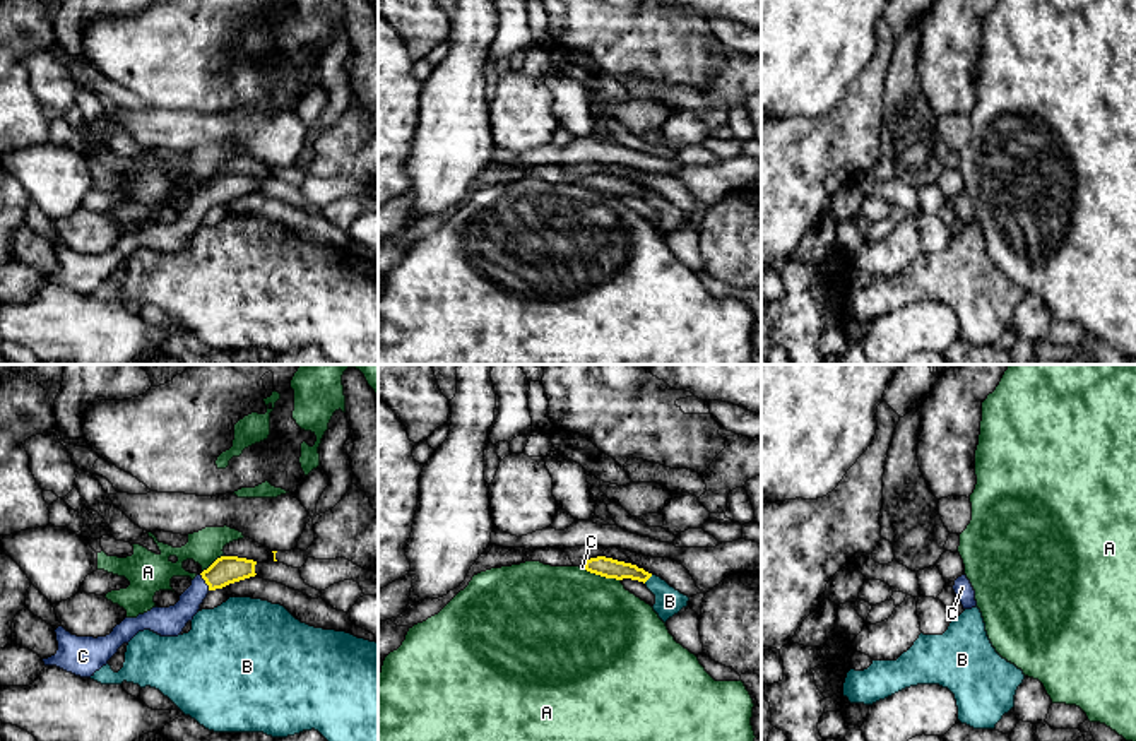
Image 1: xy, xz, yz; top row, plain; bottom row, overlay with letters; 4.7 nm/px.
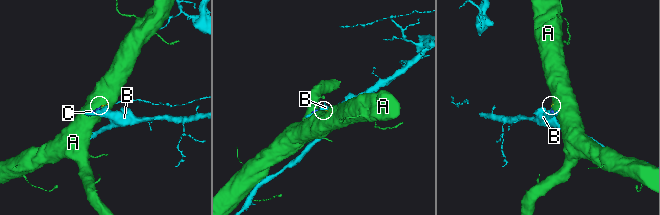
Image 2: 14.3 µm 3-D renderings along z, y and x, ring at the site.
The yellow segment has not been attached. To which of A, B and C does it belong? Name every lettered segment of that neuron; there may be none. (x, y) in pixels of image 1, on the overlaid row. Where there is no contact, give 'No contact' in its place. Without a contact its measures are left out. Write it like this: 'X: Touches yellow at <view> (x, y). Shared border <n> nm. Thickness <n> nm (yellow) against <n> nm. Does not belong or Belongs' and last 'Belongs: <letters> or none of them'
A: Touches yellow at xz (603, 575). Shared border 180 nm. Thickness 100 nm (yellow) against 500 nm. Does not belong
B: Touches yellow at xz (647, 579). Shared border 60 nm. Thickness 100 nm (yellow) against 130 nm. Does not belong
C: Touches yellow at xy (206, 582). Shared border 90 nm. Thickness 140 nm (yellow) against 140 nm. Belongs
Belongs: C

